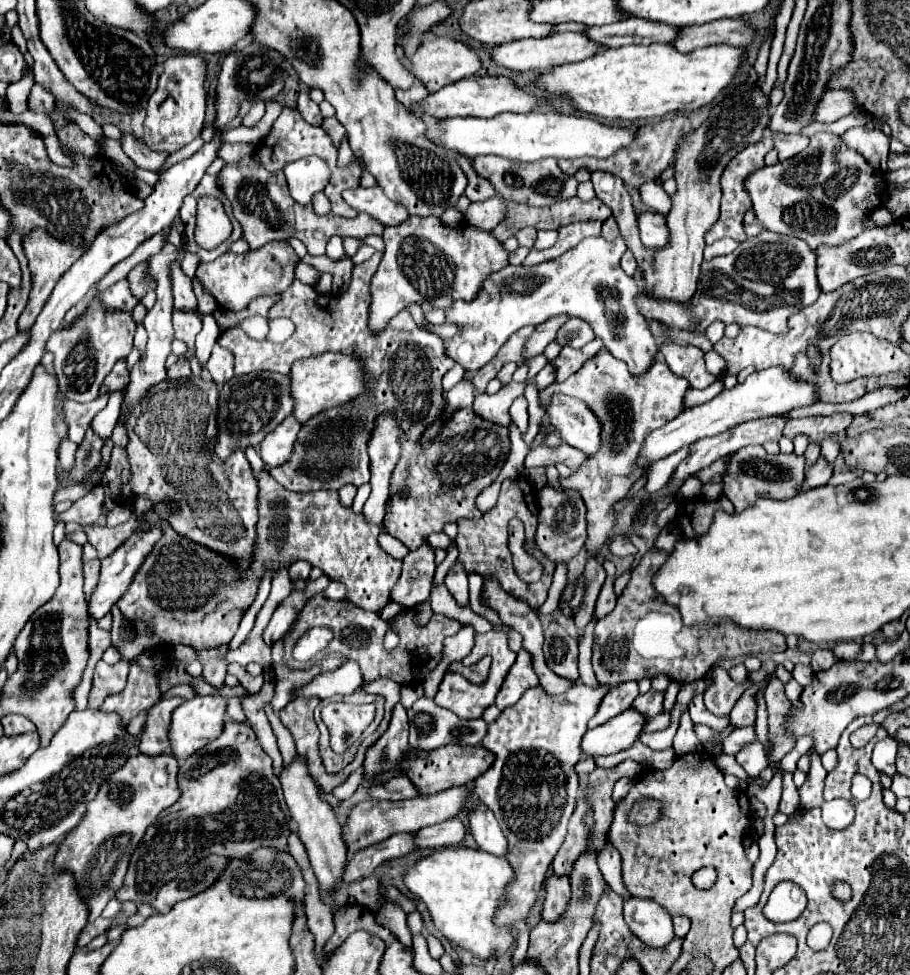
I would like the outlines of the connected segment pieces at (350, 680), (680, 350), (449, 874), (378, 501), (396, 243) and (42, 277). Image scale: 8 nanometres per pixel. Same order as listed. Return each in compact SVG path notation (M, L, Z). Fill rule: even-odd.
M347 661L333 673L319 675L309 685L299 691L299 697L317 695L317 697L331 697L335 693L353 693L363 683L363 673L355 661Z
M665 341L661 345L661 351L665 355L669 369L675 375L685 377L691 387L705 389L713 383L713 375L709 375L709 371L705 369L703 351L699 347L691 347L691 345L685 347L685 345L677 345L673 341Z
M469 847L433 851L431 855L417 859L403 873L405 887L427 905L435 927L449 941L473 951L481 959L505 951L513 943L507 927L495 927L491 923L511 879L513 869L503 857L493 857L491 853Z
M383 413L377 423L375 431L369 441L369 457L371 457L371 495L365 503L363 515L369 523L381 525L385 515L385 503L387 503L387 487L389 477L393 473L393 467L399 459L399 429L393 421L393 413Z
M433 215L409 217L401 225L385 227L381 237L385 241L385 255L371 281L371 333L381 333L385 325L411 303L423 303L427 299L435 309L449 309L449 305L453 305L457 299L471 301L481 291L485 277L509 265L509 253L491 231L473 229L473 225L447 227Z
M31 229L25 237L23 237L23 249L25 255L29 259L29 271L31 271L31 293L29 293L29 301L25 311L19 317L19 331L27 331L33 321L37 319L37 315L41 313L45 301L49 299L49 293L53 291L53 287L57 285L57 281L61 279L61 275L79 259L83 257L83 253L89 249L89 245L69 245L65 241L57 241L49 231L45 229Z

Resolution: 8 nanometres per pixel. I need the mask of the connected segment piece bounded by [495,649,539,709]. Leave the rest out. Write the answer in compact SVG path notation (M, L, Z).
M521 649L517 653L517 661L513 663L513 667L509 669L499 693L497 693L497 699L495 699L495 705L499 709L505 709L505 707L511 707L517 703L517 699L531 687L539 685L539 679L533 671L533 657L529 651Z

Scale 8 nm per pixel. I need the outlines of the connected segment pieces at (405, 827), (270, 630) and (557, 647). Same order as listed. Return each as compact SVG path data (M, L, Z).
M451 787L451 789L445 789L437 795L429 795L429 797L417 795L413 799L405 799L405 801L375 801L375 799L361 801L345 817L343 839L347 843L347 849L351 853L355 853L359 849L373 845L373 843L379 843L395 833L405 833L405 831L413 833L413 831L419 831L423 827L447 821L463 809L467 795L469 795L467 787Z
M321 575L315 581L309 581L305 591L293 591L287 599L283 599L279 603L279 607L275 609L265 633L263 633L263 641L267 645L273 645L277 639L281 639L283 633L287 633L287 629L291 627L291 623L297 619L297 613L305 607L305 601L309 601L315 593L323 591L329 585L329 579L325 575Z
M551 623L544 631L543 653L549 669L563 679L577 681L577 641L563 627Z

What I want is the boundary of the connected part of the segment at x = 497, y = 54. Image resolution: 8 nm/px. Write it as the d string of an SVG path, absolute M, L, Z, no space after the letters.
M557 33L557 35L549 35L549 37L541 37L541 39L519 39L513 43L503 43L497 45L491 51L491 61L497 63L499 67L511 69L511 71L529 71L529 69L551 69L563 63L575 63L575 61L583 61L591 55L595 55L599 49L597 43L589 41L583 33Z

